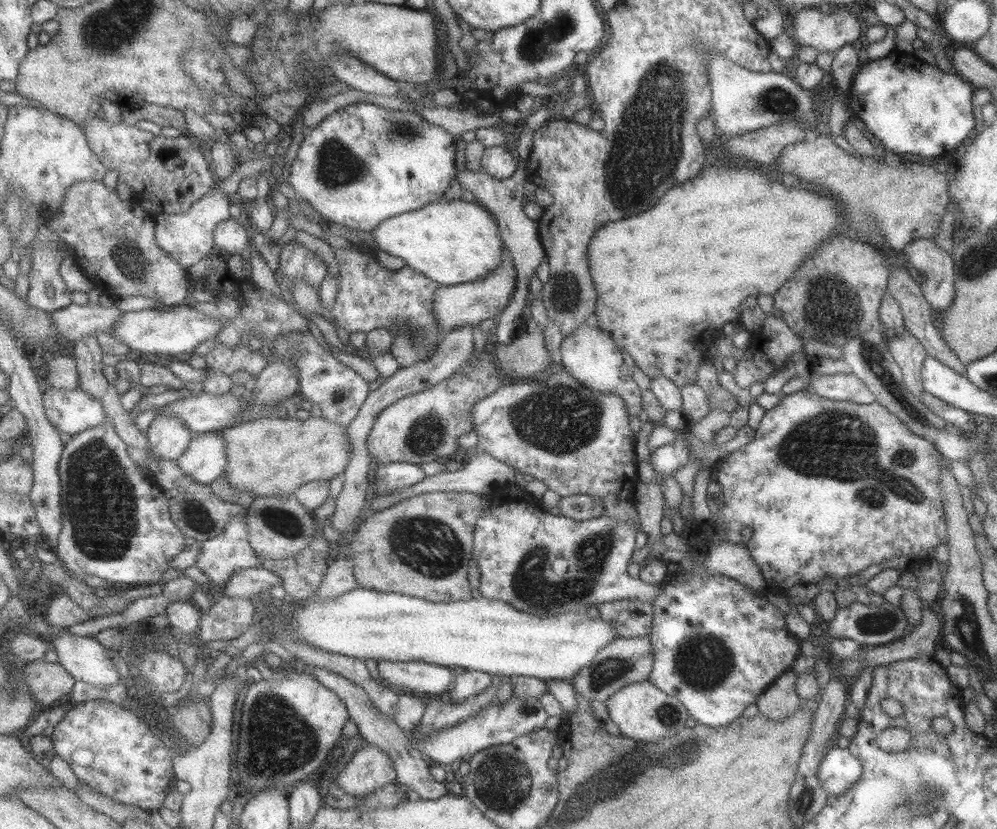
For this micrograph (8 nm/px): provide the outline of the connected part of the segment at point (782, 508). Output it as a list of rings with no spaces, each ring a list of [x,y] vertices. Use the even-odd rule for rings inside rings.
[[[807,390],[793,392],[788,396],[780,396],[777,406],[765,411],[754,437],[744,444],[741,450],[730,452],[721,459],[719,470],[715,470],[715,480],[722,488],[721,503],[716,515],[705,521],[695,521],[688,527],[688,543],[690,549],[707,552],[709,546],[727,541],[741,544],[753,559],[765,580],[773,580],[773,586],[788,590],[795,584],[815,585],[822,578],[837,580],[859,573],[871,564],[883,564],[896,556],[908,556],[914,562],[929,557],[933,548],[947,542],[947,525],[944,516],[944,494],[940,487],[942,460],[938,450],[928,440],[909,432],[909,429],[886,408],[873,402],[872,404],[856,404],[850,401],[825,399]],[[749,528],[751,538],[747,542],[741,540],[741,529]]]

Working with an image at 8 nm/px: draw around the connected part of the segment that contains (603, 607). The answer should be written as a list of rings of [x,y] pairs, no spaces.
[[[617,599],[596,606],[600,620],[614,628],[621,638],[645,636],[653,621],[652,605],[638,599]]]

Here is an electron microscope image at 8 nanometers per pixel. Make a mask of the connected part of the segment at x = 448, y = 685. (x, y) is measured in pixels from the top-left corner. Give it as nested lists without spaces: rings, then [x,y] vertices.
[[[380,661],[377,668],[386,685],[400,692],[414,694],[447,694],[456,686],[455,675],[449,667],[426,662]]]

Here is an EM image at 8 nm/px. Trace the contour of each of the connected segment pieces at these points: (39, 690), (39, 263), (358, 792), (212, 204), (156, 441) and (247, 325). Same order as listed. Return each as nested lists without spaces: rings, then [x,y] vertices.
[[[33,661],[24,668],[24,673],[30,692],[44,710],[75,688],[76,678],[59,662]]]
[[[35,241],[32,259],[32,269],[29,273],[30,290],[25,299],[29,301],[29,305],[37,311],[51,313],[71,306],[72,291],[61,276],[61,264],[65,257],[60,248],[48,242],[38,244]]]
[[[373,744],[359,749],[337,776],[340,788],[353,797],[365,797],[398,779],[393,759]]]
[[[212,192],[198,200],[189,212],[184,215],[157,213],[156,237],[161,248],[165,249],[167,255],[179,262],[185,269],[191,268],[199,260],[203,260],[213,251],[215,242],[215,231],[217,225],[224,220],[231,219],[231,199],[229,194],[222,192]]]
[[[158,415],[149,426],[149,463],[153,465],[155,458],[166,458],[167,460],[178,460],[188,450],[196,435],[185,426],[182,420],[169,415]]]
[[[254,288],[252,296],[250,296],[250,302],[248,305],[243,303],[239,310],[238,315],[232,323],[225,324],[221,334],[215,338],[215,340],[210,340],[208,343],[203,342],[201,346],[193,351],[192,356],[205,356],[209,352],[217,351],[218,348],[223,347],[237,347],[240,346],[241,342],[246,339],[247,332],[253,330],[253,328],[258,329],[259,333],[262,333],[264,340],[269,345],[274,345],[278,334],[283,334],[283,332],[293,332],[293,330],[309,330],[306,318],[301,316],[300,311],[295,312],[294,308],[289,306],[285,300],[282,298],[277,298],[275,294],[271,294],[268,291],[259,291],[258,288]]]

